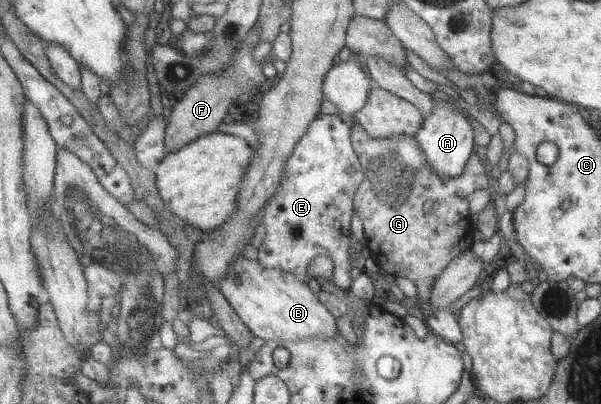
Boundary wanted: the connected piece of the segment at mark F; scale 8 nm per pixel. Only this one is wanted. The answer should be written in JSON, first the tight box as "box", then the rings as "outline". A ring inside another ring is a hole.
{"box":[165,27,267,154],"outline":[[[253,27],[245,37],[244,45],[234,56],[234,63],[229,67],[227,72],[219,74],[207,74],[197,82],[187,93],[184,98],[176,104],[172,115],[168,118],[165,144],[167,144],[167,154],[179,152],[187,144],[199,140],[205,134],[213,134],[227,116],[229,108],[239,100],[243,94],[253,93],[259,84],[266,84],[267,76],[263,74],[261,63],[256,57],[257,45],[262,41],[260,32]]]}

